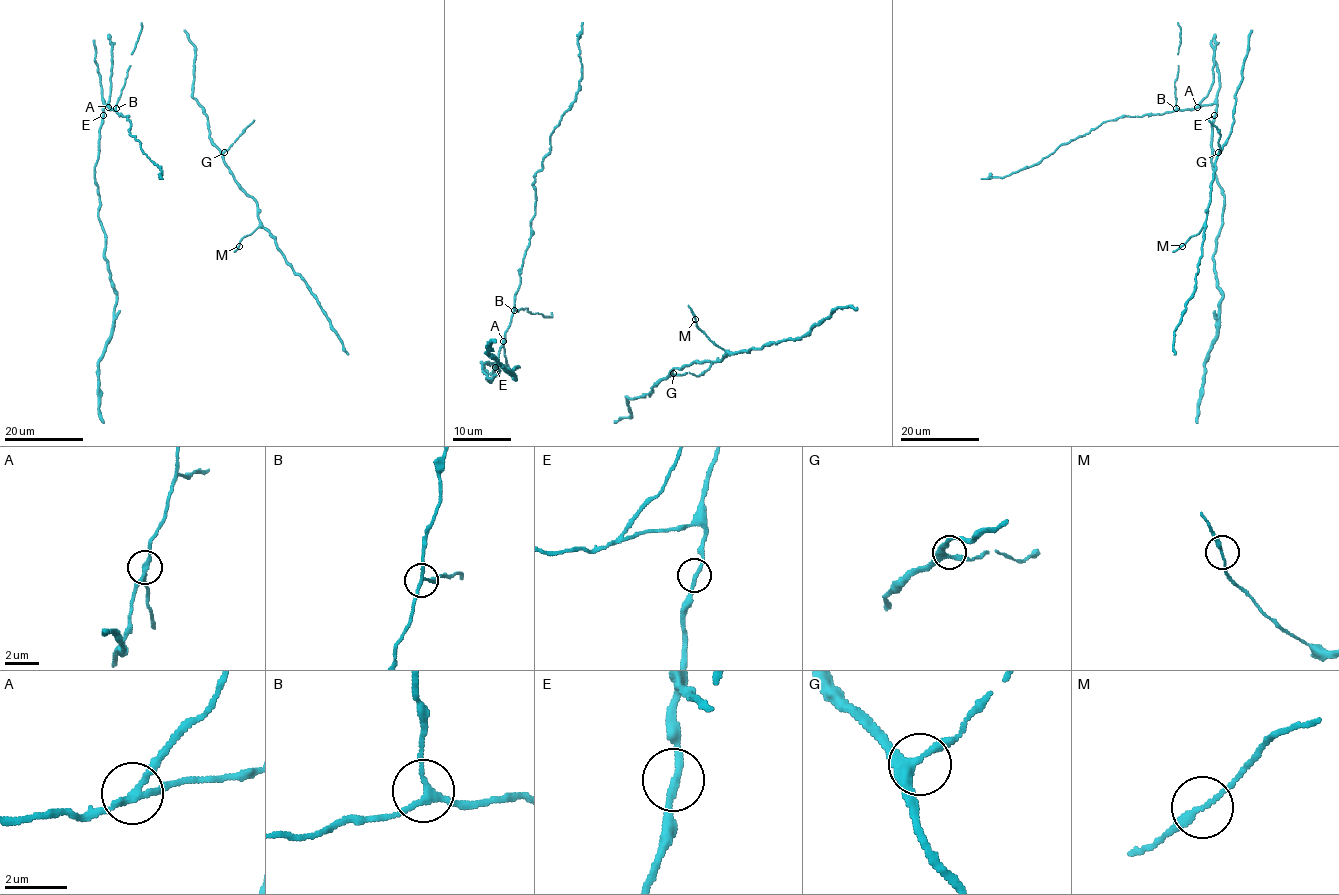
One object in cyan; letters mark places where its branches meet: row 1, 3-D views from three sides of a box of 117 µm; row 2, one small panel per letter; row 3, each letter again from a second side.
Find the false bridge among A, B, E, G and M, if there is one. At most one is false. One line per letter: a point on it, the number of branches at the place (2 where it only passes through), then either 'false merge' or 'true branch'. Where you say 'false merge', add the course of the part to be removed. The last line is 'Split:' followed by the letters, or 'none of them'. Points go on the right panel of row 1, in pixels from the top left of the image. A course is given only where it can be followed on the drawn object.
A: at (1197, 107); 3 branches meet; false merge; foreign part runs (1197, 106), (1206, 95), (1213, 80), (1215, 34)
B: at (1176, 108); 3 branches meet; true branch
E: at (1214, 115); 2 branches meet; true branch
G: at (1218, 152); 3 branches meet; true branch
M: at (1182, 246); 2 branches meet; true branch
Split: A

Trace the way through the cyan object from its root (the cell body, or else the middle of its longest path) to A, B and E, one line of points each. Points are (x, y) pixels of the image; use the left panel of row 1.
A: (115, 43), (109, 106)
B: (115, 43), (109, 106), (116, 108)
E: (115, 43), (110, 100), (107, 105), (103, 104), (103, 115)

